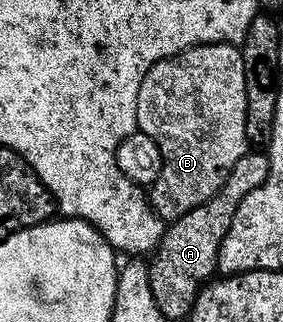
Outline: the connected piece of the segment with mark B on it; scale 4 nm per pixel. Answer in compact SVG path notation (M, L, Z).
M209 42L203 46L189 46L187 50L182 50L178 54L172 55L171 58L160 60L148 68L144 80L140 80L140 92L136 92L136 120L138 121L138 130L144 136L152 136L156 140L156 148L160 148L162 157L162 167L160 176L148 188L148 201L150 206L156 211L163 223L169 224L175 222L180 216L192 212L200 204L204 204L228 180L232 172L232 167L236 165L236 160L248 152L248 143L246 140L246 129L244 128L244 116L246 115L246 85L244 84L244 60L242 51L233 42Z

